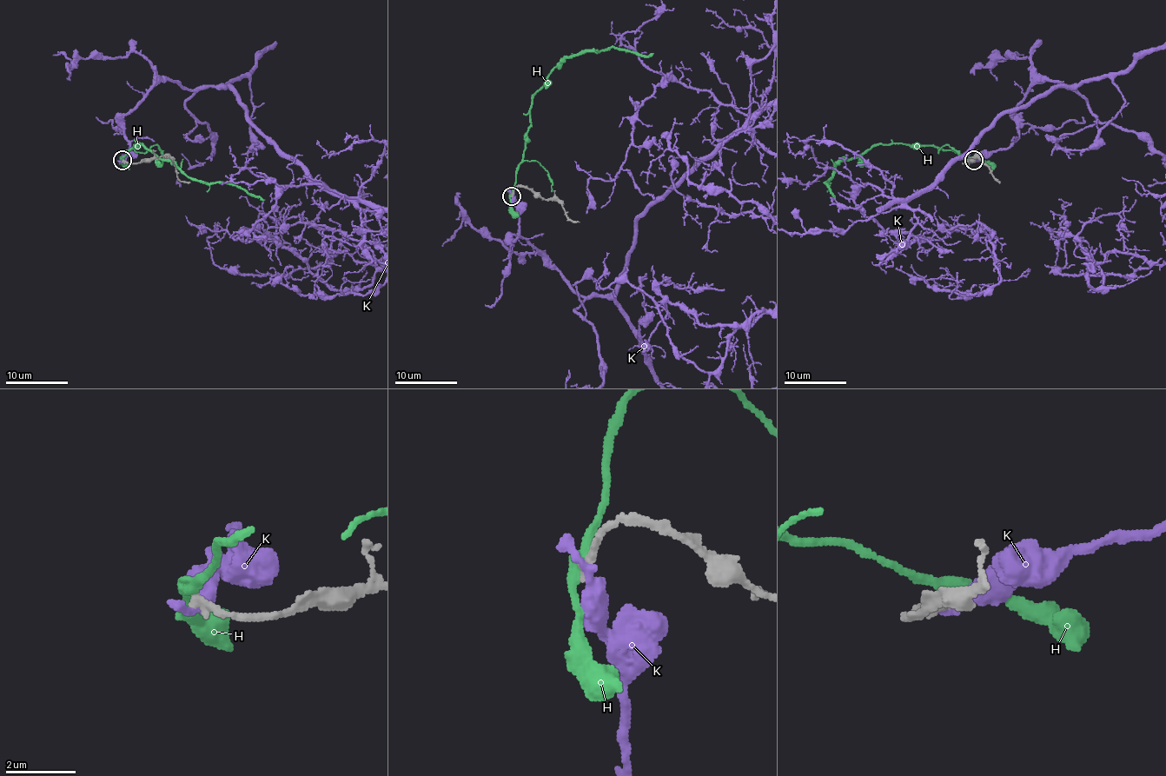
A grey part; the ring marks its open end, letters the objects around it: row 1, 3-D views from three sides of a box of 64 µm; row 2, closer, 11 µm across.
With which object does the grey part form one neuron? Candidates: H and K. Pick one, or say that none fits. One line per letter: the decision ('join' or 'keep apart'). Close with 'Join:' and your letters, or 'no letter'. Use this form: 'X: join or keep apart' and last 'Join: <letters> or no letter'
H: keep apart
K: keep apart
Join: no letter

